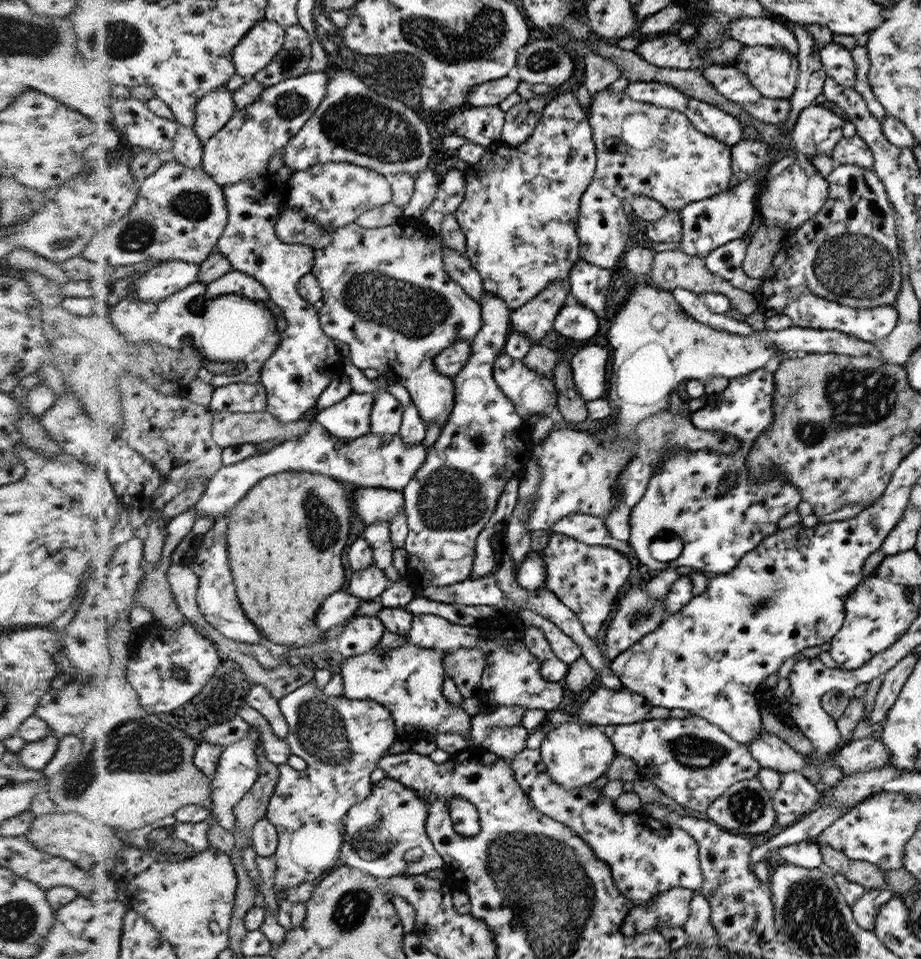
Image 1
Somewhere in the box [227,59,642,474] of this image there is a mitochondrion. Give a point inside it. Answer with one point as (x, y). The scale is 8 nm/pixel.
(362, 123)

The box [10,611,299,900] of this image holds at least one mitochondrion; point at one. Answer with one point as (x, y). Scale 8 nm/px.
(136, 743)

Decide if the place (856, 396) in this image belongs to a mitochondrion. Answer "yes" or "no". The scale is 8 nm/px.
yes

